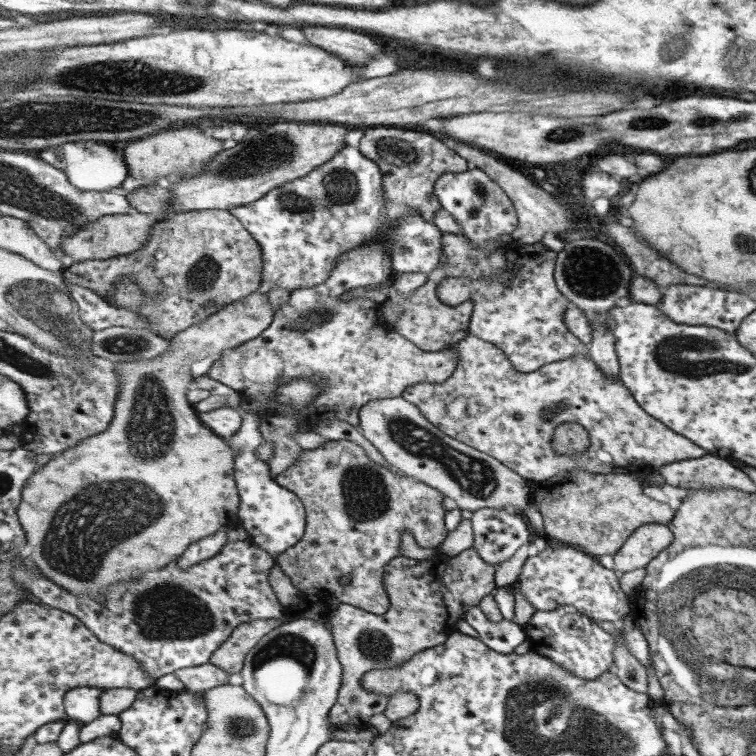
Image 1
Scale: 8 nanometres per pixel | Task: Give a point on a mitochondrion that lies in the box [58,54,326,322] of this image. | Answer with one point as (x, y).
(273, 151)

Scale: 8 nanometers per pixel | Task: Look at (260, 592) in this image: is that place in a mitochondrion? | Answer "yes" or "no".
no

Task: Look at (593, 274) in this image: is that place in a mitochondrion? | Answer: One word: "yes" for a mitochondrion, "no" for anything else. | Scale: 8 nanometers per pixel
yes

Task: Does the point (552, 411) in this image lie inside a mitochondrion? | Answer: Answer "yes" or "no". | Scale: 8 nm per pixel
yes

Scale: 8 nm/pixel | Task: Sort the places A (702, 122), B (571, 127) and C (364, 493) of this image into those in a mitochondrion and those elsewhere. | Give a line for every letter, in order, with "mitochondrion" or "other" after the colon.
A: other
B: mitochondrion
C: mitochondrion

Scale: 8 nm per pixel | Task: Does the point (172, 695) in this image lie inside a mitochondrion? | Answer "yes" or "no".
no

